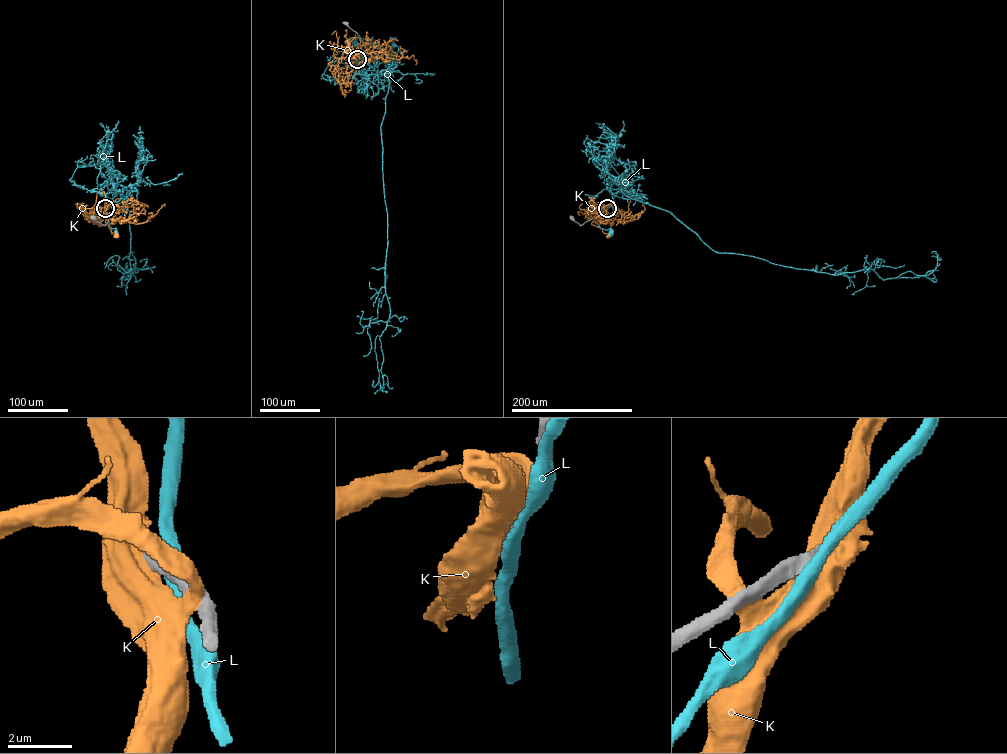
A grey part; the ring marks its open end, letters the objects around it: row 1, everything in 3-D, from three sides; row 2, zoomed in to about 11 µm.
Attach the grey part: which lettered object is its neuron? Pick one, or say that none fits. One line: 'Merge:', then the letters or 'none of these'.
Merge: none of these

